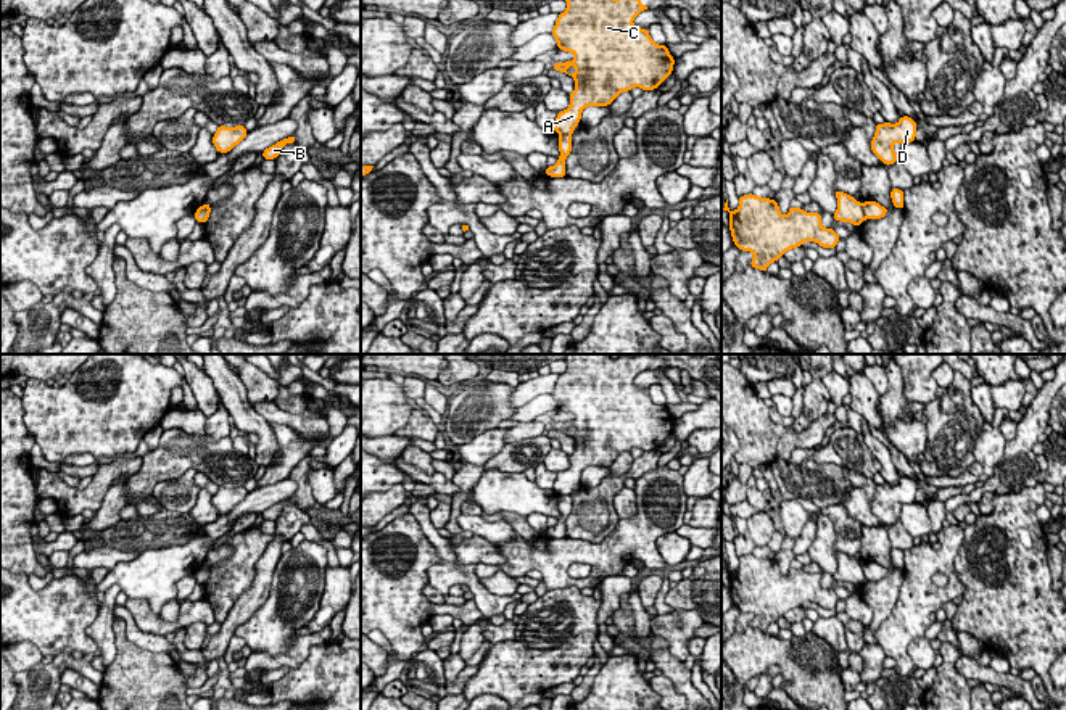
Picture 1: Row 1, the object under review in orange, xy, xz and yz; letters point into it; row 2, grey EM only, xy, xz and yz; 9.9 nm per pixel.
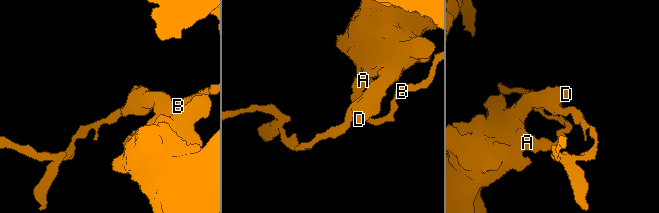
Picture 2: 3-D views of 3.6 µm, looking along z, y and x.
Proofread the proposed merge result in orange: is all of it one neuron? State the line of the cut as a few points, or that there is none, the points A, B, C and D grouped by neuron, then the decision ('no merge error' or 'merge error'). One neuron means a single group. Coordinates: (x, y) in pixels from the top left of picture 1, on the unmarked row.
yz (860, 564), (865, 578) | A C D / B | merge error

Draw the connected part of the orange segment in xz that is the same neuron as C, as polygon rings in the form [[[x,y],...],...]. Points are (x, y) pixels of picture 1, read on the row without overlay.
[[[567,354],[567,370],[557,377],[552,396],[557,409],[572,412],[575,419],[554,423],[552,430],[573,438],[575,451],[568,456],[570,467],[557,473],[552,489],[559,496],[572,496],[588,467],[609,467],[622,452],[639,448],[644,452],[659,449],[671,435],[675,419],[667,406],[655,404],[649,390],[633,385],[633,380],[649,370],[641,357],[618,357],[610,354]]]

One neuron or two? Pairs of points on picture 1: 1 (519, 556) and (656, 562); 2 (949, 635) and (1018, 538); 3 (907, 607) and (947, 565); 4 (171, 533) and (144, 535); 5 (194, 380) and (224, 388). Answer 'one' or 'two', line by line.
1: one
2: two
3: one
4: one
5: two

